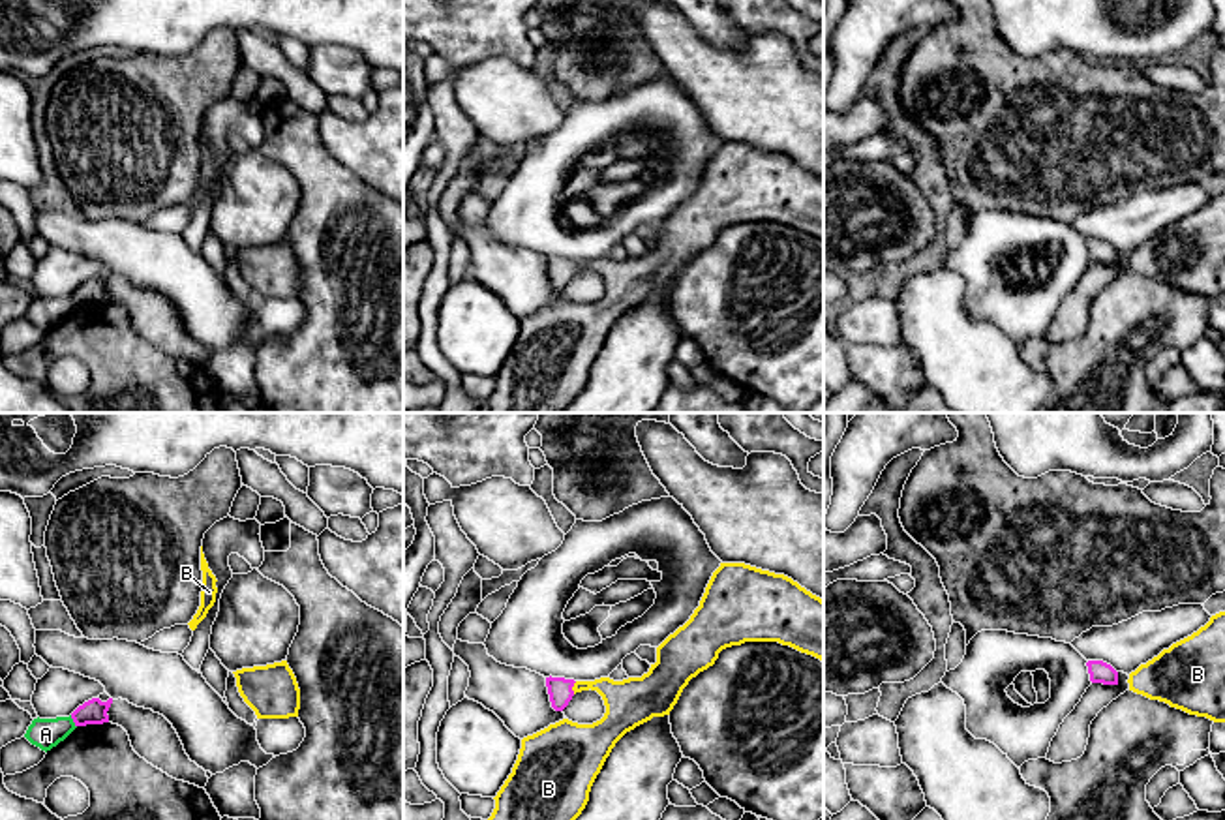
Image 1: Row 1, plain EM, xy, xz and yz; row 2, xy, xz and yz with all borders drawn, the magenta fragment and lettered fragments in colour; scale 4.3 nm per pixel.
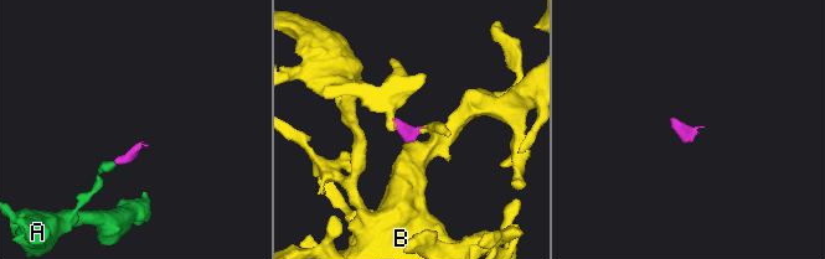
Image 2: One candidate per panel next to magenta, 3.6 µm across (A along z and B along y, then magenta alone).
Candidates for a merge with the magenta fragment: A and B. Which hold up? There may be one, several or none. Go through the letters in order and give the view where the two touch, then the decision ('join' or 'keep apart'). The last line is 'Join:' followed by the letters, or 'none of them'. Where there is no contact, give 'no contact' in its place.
A: contact in xy; keep apart
B: contact in xz; join
Join: B

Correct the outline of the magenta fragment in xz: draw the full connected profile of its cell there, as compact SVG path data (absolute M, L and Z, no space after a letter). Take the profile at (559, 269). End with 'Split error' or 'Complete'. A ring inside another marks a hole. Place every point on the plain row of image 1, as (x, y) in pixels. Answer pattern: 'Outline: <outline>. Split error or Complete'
Outline: M720 143L690 199L657 227L657 242L642 257L574 261L546 257L552 287L563 291L572 276L597 270L606 293L593 304L563 298L522 319L512 353L497 372L484 413L561 413L585 388L591 366L615 323L653 296L670 295L692 257L707 250L718 233L745 221L779 221L824 242L824 180L784 154L745 143Z. Split error

